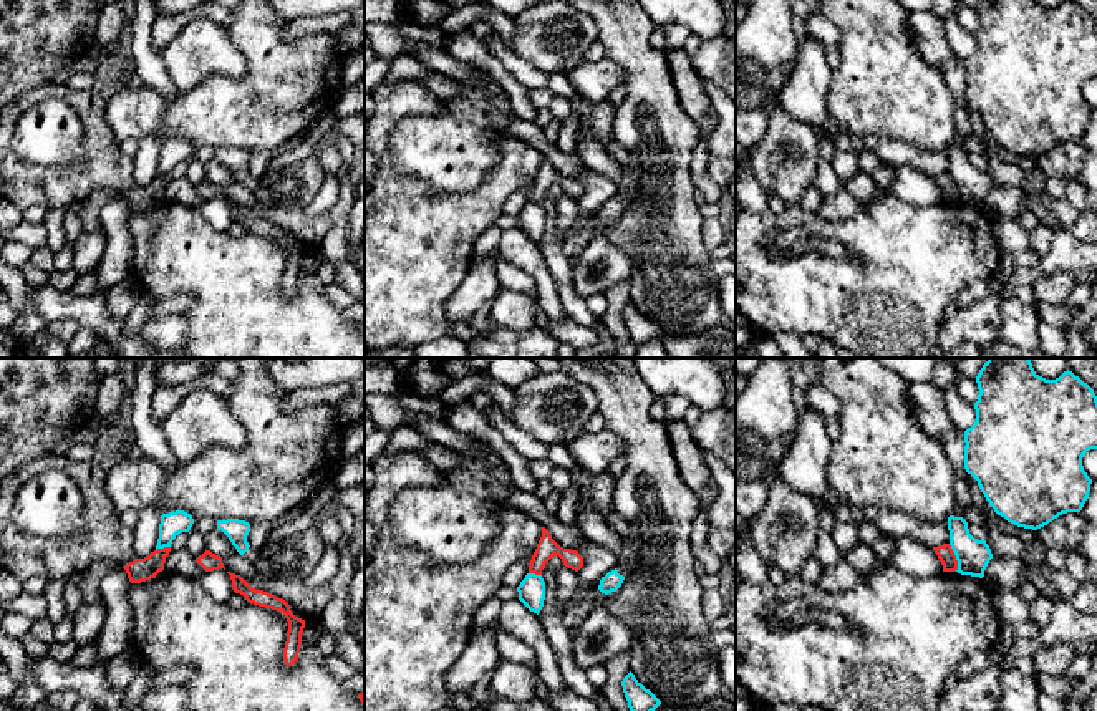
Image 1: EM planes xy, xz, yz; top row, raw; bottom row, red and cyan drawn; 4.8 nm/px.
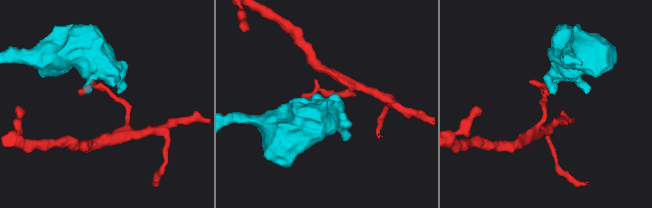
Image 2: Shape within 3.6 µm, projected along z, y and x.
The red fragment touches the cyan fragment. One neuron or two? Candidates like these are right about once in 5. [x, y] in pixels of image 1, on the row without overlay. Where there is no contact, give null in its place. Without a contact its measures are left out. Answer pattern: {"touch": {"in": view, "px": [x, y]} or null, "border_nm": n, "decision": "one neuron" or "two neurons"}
{"touch": {"in": "yz", "px": [955, 186]}, "border_nm": 140, "decision": "two neurons"}

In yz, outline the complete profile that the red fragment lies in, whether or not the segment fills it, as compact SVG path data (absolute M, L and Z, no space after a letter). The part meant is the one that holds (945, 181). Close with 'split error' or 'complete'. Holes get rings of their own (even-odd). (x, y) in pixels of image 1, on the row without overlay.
M950 172L933 176L933 179L943 194L943 201L956 201L958 199L958 189L956 189L956 184Z; complete

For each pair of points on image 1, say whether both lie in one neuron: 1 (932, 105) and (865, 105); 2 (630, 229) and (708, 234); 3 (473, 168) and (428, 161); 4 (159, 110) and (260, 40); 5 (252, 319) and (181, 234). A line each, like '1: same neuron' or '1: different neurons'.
1: same neuron
2: different neurons
3: same neuron
4: same neuron
5: same neuron

